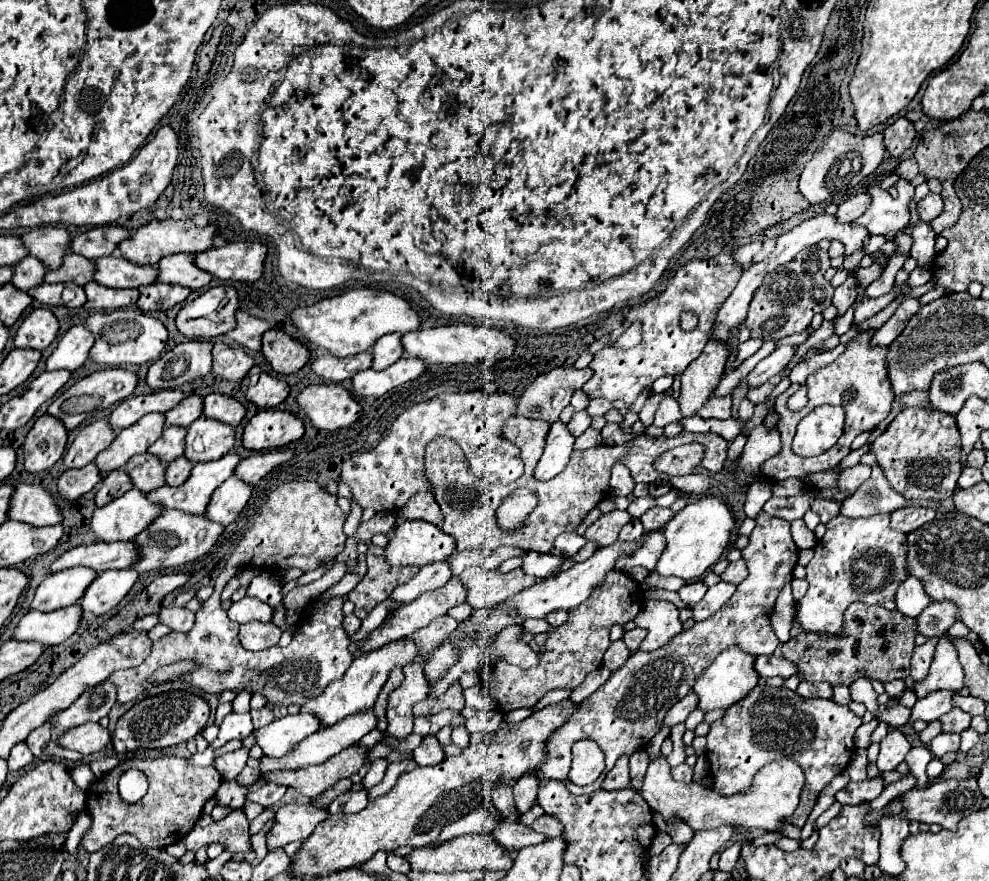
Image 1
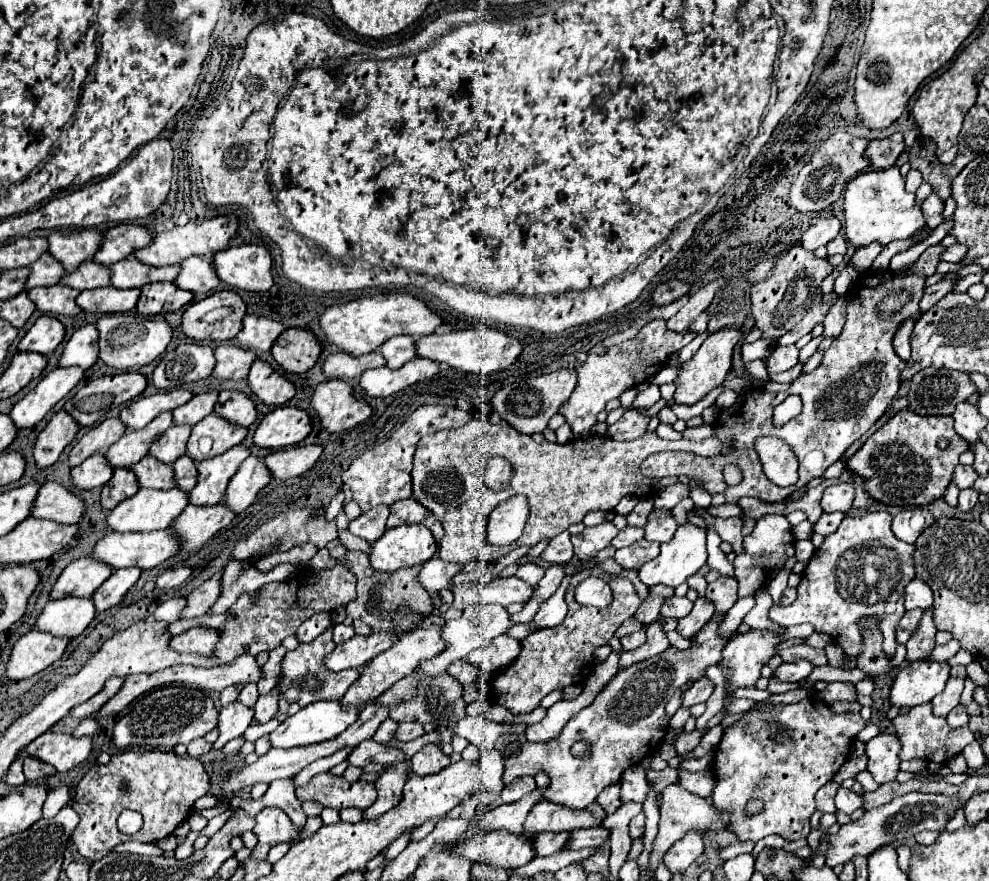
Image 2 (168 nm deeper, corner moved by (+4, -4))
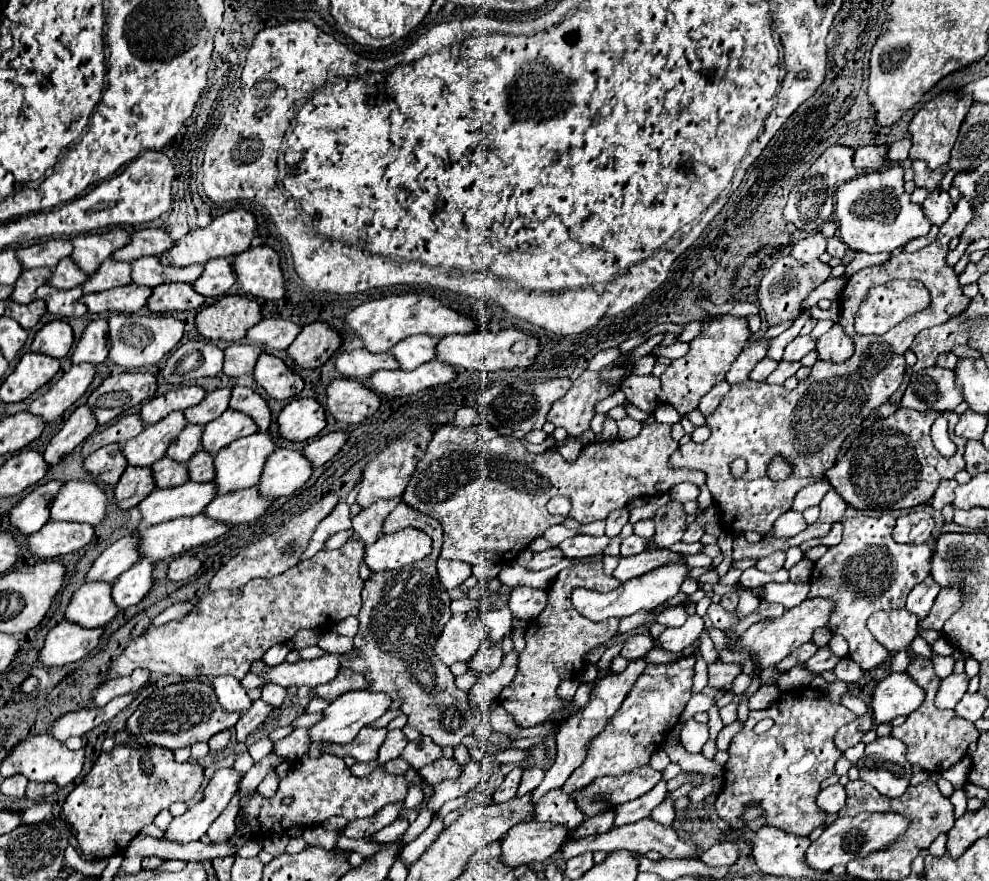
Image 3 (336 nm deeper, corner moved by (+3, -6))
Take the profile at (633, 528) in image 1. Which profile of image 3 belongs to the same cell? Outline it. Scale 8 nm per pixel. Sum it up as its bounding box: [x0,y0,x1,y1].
[621,534,645,556]

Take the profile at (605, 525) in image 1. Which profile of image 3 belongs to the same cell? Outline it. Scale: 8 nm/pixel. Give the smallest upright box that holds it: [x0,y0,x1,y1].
[559,536,609,558]

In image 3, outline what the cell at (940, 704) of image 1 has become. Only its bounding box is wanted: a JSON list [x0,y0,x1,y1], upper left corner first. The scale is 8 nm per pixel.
[935,674,969,708]

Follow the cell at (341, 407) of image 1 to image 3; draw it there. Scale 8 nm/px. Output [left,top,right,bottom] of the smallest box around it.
[327,378,381,424]

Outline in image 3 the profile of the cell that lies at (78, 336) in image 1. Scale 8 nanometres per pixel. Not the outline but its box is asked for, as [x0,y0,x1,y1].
[73,320,109,364]

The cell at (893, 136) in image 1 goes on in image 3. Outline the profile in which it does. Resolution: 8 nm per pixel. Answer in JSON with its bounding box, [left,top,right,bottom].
[853,146,887,172]

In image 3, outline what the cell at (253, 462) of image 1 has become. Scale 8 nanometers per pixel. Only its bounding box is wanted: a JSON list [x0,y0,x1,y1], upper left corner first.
[303,430,349,468]

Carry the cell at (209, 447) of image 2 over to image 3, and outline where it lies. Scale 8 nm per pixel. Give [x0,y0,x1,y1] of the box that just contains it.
[201,408,257,456]

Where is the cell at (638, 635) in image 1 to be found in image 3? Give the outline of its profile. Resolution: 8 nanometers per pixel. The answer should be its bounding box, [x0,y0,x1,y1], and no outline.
[621,634,655,660]

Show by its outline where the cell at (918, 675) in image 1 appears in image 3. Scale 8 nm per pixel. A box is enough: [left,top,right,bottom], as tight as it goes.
[919,586,963,632]

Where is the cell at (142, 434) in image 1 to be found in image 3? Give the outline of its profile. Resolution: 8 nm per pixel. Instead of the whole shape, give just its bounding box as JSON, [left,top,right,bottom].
[123,412,187,466]

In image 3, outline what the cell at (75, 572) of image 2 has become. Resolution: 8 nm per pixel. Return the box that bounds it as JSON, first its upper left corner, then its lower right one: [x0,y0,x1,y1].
[87,534,141,582]

